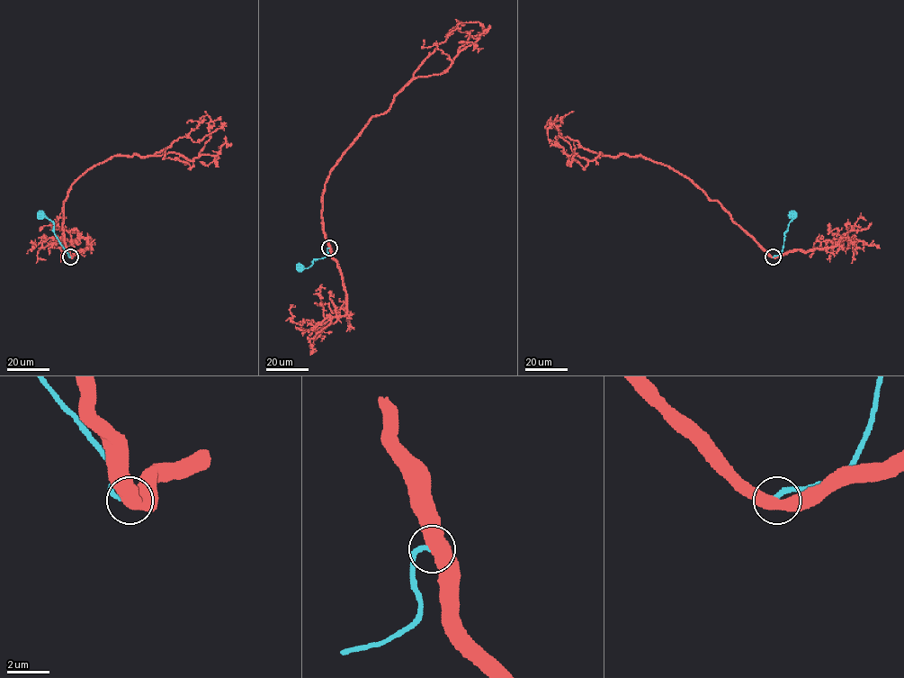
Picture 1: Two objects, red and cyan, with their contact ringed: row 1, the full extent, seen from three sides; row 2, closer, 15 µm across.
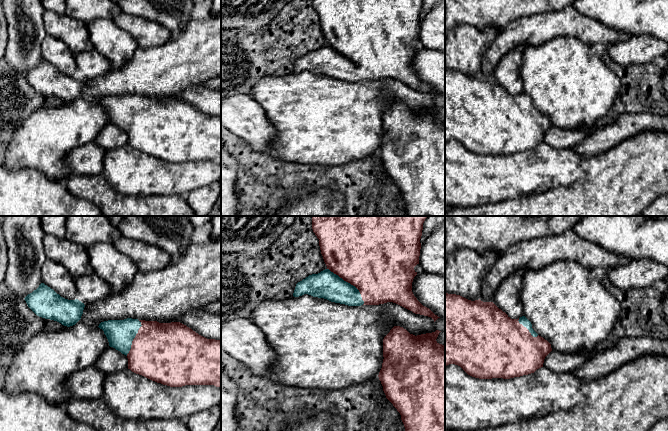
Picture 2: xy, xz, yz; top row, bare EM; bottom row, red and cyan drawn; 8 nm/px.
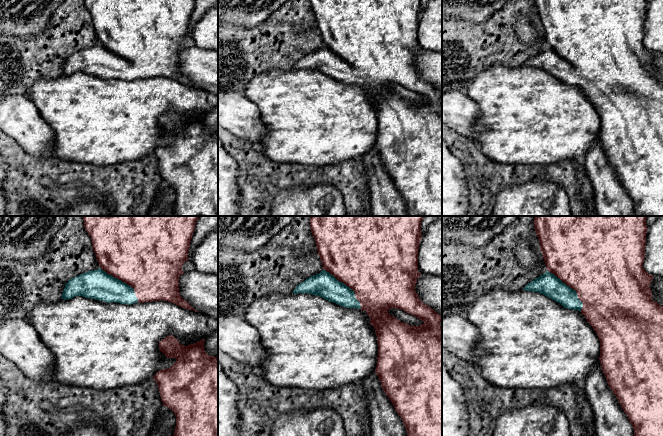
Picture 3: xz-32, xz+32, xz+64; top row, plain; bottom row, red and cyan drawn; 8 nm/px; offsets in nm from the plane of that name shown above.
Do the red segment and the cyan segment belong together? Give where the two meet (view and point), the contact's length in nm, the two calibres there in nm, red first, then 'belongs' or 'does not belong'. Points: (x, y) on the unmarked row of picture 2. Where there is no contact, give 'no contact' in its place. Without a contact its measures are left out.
xz (349, 58) | 420 nm | 500/220 nm | belongs

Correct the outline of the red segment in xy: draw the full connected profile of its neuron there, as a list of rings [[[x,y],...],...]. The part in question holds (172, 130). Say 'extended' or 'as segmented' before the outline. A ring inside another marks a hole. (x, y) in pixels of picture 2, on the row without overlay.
extended; [[[127,94],[108,96],[98,102],[104,107],[109,122],[128,134],[128,145],[152,157],[170,163],[185,161],[214,161],[221,164],[221,117],[207,115],[180,98],[159,99]]]

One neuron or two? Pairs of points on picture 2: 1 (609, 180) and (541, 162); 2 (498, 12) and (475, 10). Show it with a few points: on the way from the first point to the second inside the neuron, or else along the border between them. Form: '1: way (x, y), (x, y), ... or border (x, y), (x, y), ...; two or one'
1: border (585, 158), (582, 162), (584, 175), (565, 186); two
2: way (492, 10), (481, 10); one

